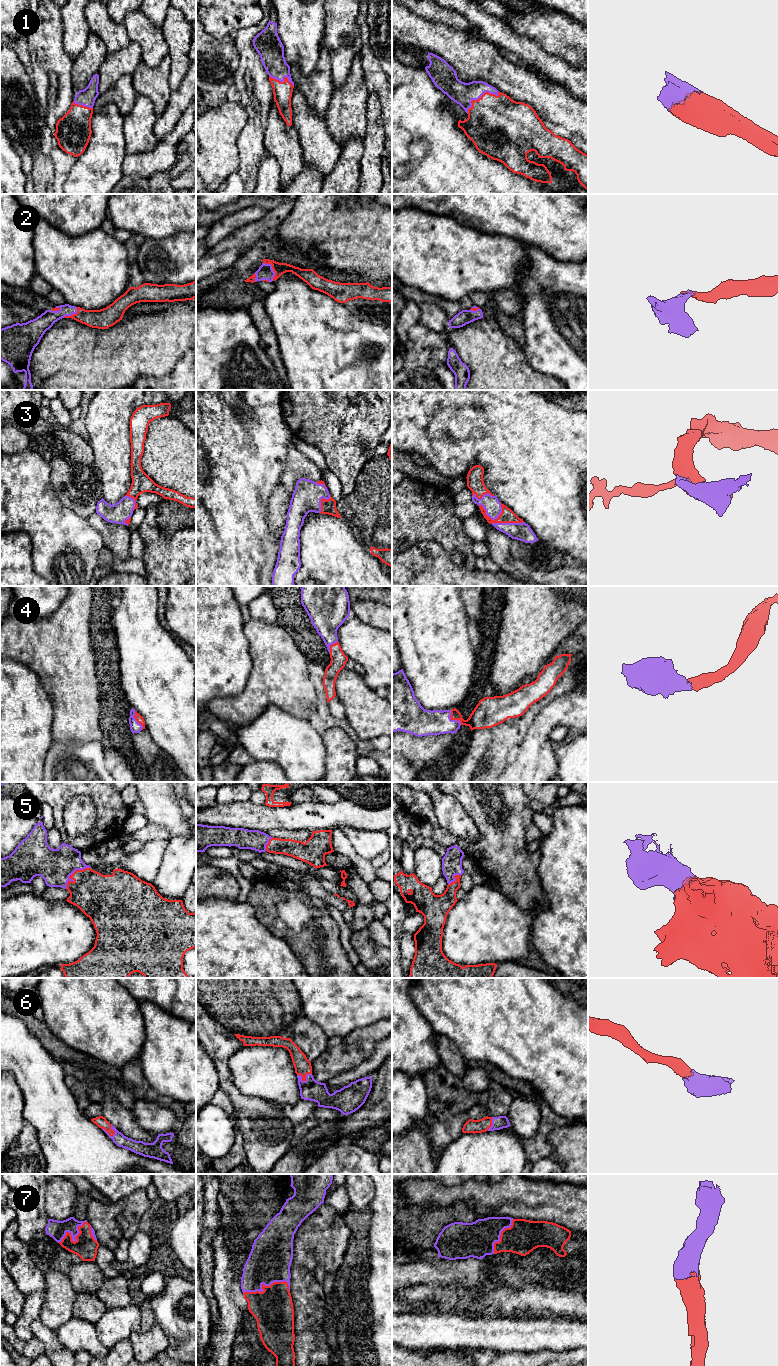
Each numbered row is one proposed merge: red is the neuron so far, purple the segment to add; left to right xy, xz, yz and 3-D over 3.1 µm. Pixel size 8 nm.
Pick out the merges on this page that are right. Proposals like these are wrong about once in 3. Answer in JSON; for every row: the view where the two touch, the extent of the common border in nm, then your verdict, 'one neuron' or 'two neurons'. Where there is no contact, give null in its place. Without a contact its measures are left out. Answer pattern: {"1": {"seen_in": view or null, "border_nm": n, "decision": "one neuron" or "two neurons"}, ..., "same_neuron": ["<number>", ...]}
{"1": {"seen_in": "yz", "border_nm": 320, "decision": "one neuron"}, "2": {"seen_in": "xz", "border_nm": 170, "decision": "one neuron"}, "3": {"seen_in": "yz", "border_nm": 200, "decision": "one neuron"}, "4": {"seen_in": "yz", "border_nm": 150, "decision": "one neuron"}, "5": {"seen_in": "xy", "border_nm": 260, "decision": "one neuron"}, "6": {"seen_in": "xy", "border_nm": 120, "decision": "one neuron"}, "7": {"seen_in": "xz", "border_nm": 380, "decision": "one neuron"}, "same_neuron": ["1", "2", "3", "4", "5", "6", "7"]}

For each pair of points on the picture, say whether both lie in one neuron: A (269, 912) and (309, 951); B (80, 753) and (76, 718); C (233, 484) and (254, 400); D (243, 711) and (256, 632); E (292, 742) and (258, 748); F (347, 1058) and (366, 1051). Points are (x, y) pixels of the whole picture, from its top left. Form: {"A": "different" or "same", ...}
{"A": "same", "B": "different", "C": "different", "D": "same", "E": "same", "F": "same"}

